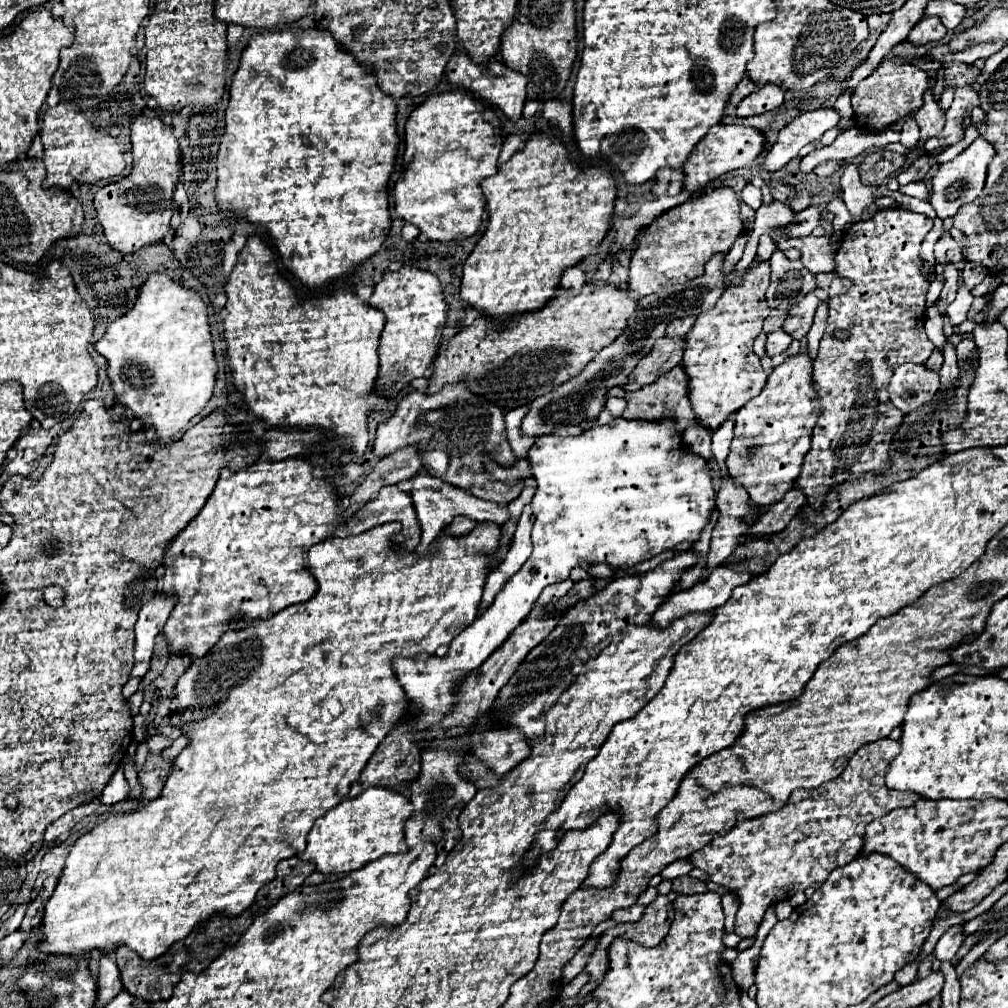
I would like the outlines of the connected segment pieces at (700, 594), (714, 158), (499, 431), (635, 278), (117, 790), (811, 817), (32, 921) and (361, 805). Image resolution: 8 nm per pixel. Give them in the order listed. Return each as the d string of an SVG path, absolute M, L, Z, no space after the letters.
M719 565L711 571L707 581L699 581L695 583L691 589L685 591L677 591L673 593L653 615L653 623L655 625L669 625L669 621L691 613L691 611L711 611L721 607L731 591L739 585L745 585L747 581L751 581L755 575L753 573L737 573L733 569L729 569L727 565Z
M715 125L709 129L709 133L695 145L693 153L687 157L683 165L685 173L685 189L697 191L705 187L709 181L721 177L723 173L729 173L739 167L749 167L761 153L765 151L765 135L755 127L745 125Z
M459 381L457 385L445 385L433 395L429 395L427 391L409 391L399 401L397 411L377 427L373 449L377 457L385 457L405 445L423 445L425 457L453 457L441 479L481 499L495 499L499 503L507 503L521 493L521 487L507 489L497 479L489 479L483 475L483 467L479 461L483 451L491 453L495 461L505 467L511 465L515 459L505 437L505 421L501 409L473 395L467 387L467 381Z
M717 187L711 193L687 199L685 203L661 213L639 233L629 267L629 289L645 297L665 287L685 283L685 277L699 277L707 259L719 251L727 253L741 231L739 199L731 187Z
M117 769L117 773L111 777L111 781L105 785L99 801L105 803L105 805L113 805L113 803L119 803L123 799L127 799L127 791L129 791L129 785L123 777L123 769Z
M883 737L883 739L877 739L877 741L869 743L869 745L863 745L863 747L849 759L847 767L843 769L843 773L841 773L837 779L833 779L833 781L829 781L829 783L825 783L825 785L821 785L821 787L817 787L817 789L795 789L795 791L793 791L793 797L789 797L787 805L783 805L779 811L767 813L765 817L759 817L757 821L741 821L741 825L737 825L737 829L731 829L731 831L725 833L725 835L713 837L713 841L711 841L705 849L699 849L697 853L691 853L691 855L689 855L689 863L691 863L691 865L695 865L695 867L707 871L707 875L711 877L711 881L715 881L717 885L723 885L725 889L729 889L731 893L735 893L735 895L739 897L739 913L737 913L737 919L735 919L735 933L737 933L739 937L753 937L753 935L757 933L757 927L759 927L759 923L761 923L761 919L763 919L763 913L767 911L769 905L777 903L777 893L779 893L779 891L783 891L785 895L791 897L795 891L805 891L807 887L817 889L817 887L821 887L821 885L825 883L825 877L829 877L829 873L831 873L835 867L841 867L841 865L853 861L853 859L857 857L857 853L861 851L861 841L865 841L865 825L869 825L869 821L887 815L891 809L909 807L909 805L913 805L913 801L919 801L917 793L903 793L903 791L891 791L891 789L887 789L885 784L886 770L889 761L891 761L897 753L899 753L899 741L889 739L889 737Z
M39 893L37 899L33 899L27 907L27 913L23 917L23 925L19 927L19 931L35 931L37 927L41 927L43 921L43 913L45 913L45 899Z
M371 787L355 799L343 799L333 811L317 819L309 835L307 849L297 857L303 861L313 861L319 873L335 875L361 869L365 863L379 859L385 853L403 853L407 851L403 825L411 811L413 807L405 795L383 787Z

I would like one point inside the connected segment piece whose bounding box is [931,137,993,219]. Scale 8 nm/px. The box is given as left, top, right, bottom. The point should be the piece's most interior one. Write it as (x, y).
(960, 181)

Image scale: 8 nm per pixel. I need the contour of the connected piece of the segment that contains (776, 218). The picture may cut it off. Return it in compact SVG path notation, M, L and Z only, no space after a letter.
M773 201L773 203L763 203L757 213L755 213L755 225L749 233L749 241L747 241L747 247L745 247L745 253L741 257L741 261L733 267L733 271L727 275L727 279L733 279L739 271L745 271L745 267L751 265L755 253L757 253L757 239L765 233L771 233L773 229L777 227L785 227L787 223L791 223L794 218L794 213L785 205L785 203L779 203L779 201Z

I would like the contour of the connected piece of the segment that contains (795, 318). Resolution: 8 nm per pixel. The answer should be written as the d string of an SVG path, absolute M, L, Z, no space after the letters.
M807 293L805 297L801 297L801 301L797 301L797 305L787 309L789 317L783 323L783 329L793 339L803 339L807 335L807 331L811 329L817 305L819 305L819 299L813 293Z

